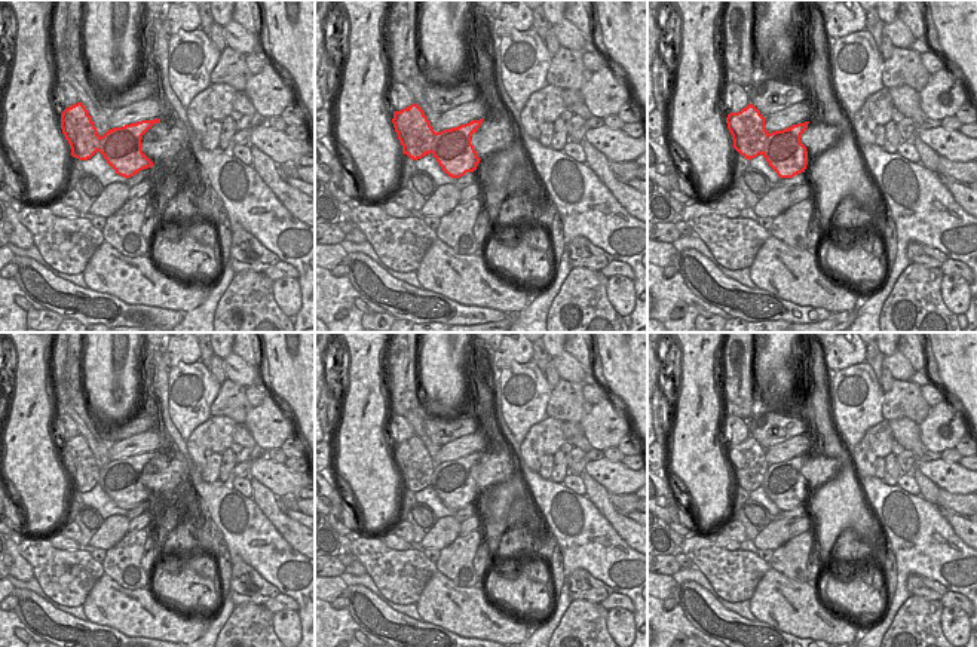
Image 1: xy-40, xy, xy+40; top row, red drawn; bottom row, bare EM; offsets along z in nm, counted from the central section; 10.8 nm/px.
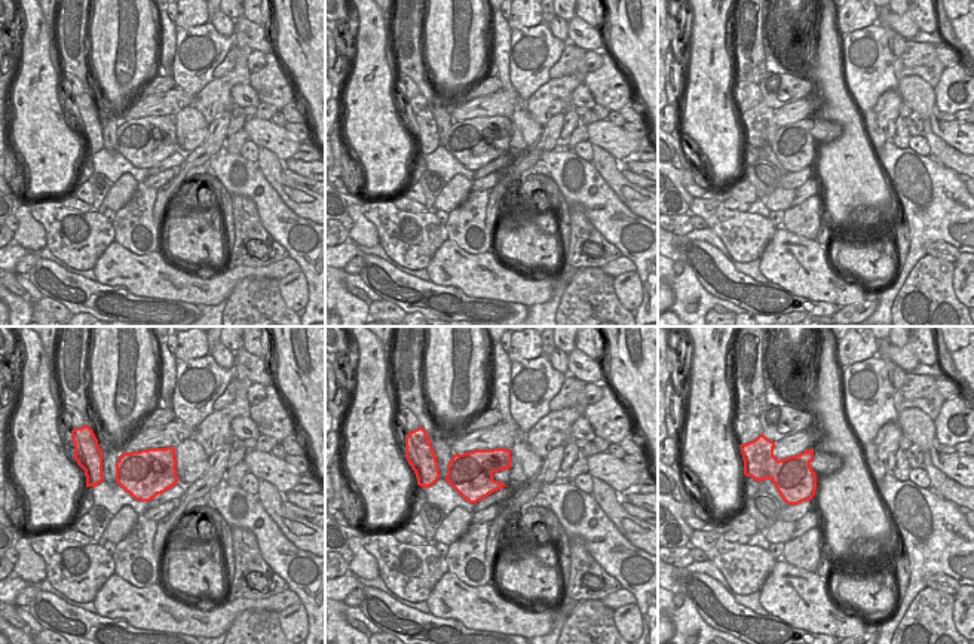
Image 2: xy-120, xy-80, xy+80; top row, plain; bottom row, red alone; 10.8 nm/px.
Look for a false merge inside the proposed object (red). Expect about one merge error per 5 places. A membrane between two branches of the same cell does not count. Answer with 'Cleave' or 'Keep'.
Keep

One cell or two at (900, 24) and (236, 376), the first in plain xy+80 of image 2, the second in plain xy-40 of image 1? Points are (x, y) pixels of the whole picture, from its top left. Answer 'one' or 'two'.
one

